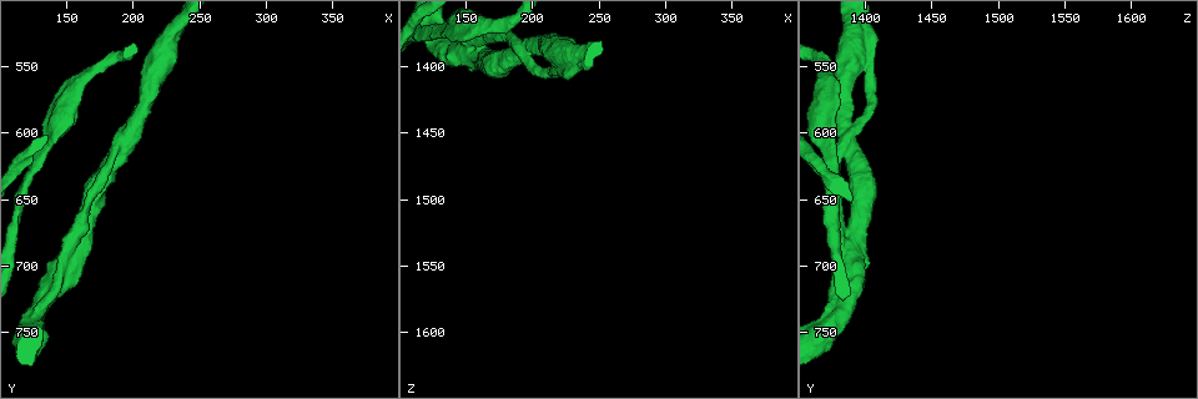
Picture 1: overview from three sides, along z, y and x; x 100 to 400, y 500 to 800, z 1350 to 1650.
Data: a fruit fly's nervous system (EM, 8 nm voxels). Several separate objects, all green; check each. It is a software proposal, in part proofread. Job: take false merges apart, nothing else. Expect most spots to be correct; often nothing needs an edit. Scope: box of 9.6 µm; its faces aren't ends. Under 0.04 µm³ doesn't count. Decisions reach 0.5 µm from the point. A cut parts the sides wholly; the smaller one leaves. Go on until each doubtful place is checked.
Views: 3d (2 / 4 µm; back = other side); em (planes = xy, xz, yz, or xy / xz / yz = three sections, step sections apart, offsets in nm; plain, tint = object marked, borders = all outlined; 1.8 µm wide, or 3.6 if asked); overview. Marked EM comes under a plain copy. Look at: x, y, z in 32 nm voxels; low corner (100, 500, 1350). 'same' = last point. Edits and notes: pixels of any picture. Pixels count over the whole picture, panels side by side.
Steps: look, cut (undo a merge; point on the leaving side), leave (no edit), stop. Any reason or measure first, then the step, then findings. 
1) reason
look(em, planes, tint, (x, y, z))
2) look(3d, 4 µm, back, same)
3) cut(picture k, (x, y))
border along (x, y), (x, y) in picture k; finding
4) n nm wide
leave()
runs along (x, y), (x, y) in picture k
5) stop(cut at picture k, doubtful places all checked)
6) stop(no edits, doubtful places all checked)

arms part here
look(em, xz, step 8, tint, (164, 672, 1392))

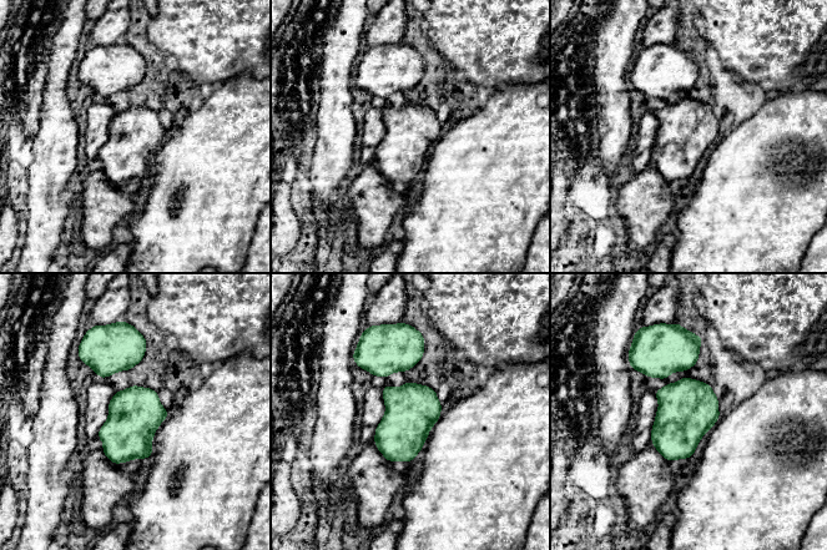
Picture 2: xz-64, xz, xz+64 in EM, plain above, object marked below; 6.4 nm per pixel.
leave()
one neuron here

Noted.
calibre changes
look(em, planes, tint, (192, 614, 1390))

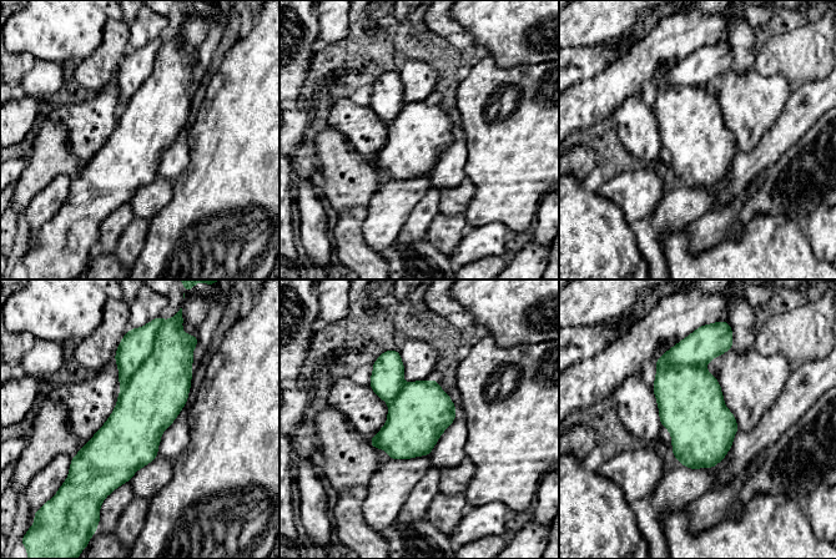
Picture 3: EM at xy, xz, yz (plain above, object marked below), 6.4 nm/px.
leave()
all the same neuron

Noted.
look(em, 3.6 µm, xz, step 8, tint, (222, 546, 1390))

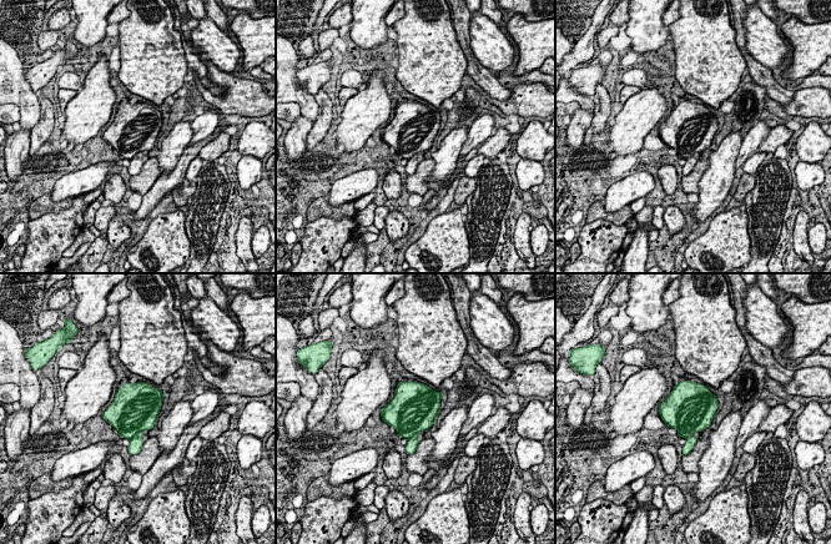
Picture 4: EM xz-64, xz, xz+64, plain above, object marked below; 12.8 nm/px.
cut it another way
look(em, 3.6 µm, planes, tint, same)

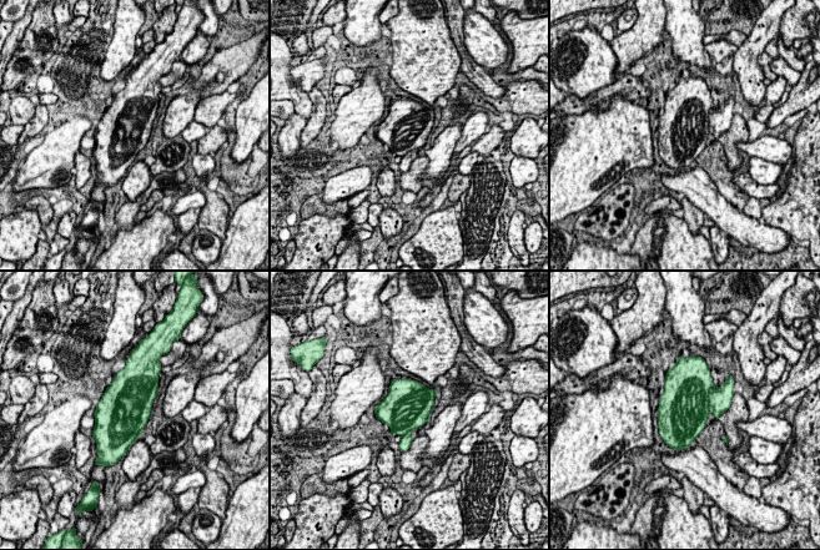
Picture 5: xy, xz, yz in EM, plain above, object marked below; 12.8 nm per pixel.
leave()
one neuron here

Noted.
stop(no edits, doubtful places all checked)

